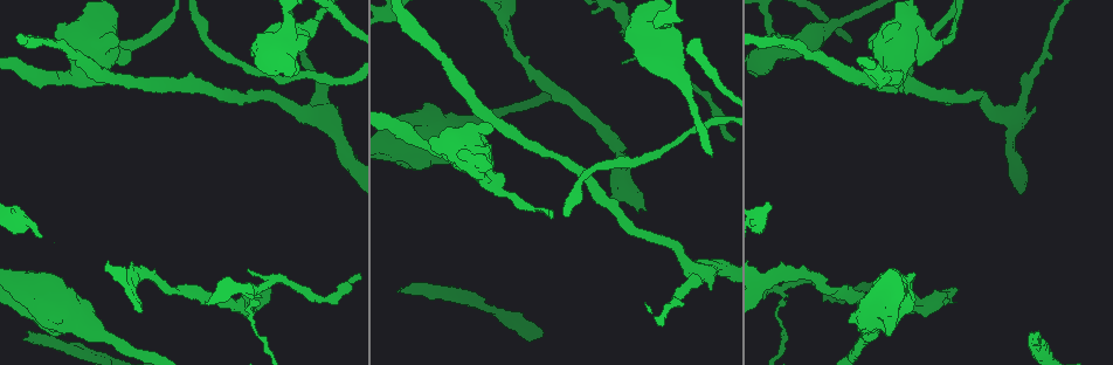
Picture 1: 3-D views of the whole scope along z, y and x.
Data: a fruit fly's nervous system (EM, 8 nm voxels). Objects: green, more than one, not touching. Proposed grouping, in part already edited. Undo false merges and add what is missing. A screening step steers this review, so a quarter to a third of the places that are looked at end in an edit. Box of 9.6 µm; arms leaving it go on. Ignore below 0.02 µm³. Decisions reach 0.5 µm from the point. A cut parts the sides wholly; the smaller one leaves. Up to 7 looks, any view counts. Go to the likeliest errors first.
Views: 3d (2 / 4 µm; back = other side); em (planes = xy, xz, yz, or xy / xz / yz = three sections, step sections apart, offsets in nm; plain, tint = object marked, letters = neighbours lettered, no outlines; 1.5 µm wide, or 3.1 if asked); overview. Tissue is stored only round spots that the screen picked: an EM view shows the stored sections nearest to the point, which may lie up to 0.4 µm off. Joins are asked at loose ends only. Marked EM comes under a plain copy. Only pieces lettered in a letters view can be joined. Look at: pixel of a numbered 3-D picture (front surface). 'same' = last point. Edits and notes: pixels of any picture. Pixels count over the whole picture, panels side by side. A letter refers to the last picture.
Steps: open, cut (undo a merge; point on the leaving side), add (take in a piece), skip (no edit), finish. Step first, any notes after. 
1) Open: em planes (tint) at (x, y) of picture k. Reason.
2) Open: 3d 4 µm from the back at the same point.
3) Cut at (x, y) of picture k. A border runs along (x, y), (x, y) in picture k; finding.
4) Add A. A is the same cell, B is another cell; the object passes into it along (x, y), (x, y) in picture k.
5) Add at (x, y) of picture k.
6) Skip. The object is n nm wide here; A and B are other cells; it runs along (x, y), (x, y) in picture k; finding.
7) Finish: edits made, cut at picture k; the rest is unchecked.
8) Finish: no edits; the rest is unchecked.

Open: em xy step 8 (letters) at (1037, 333) of picture 1. Free end.

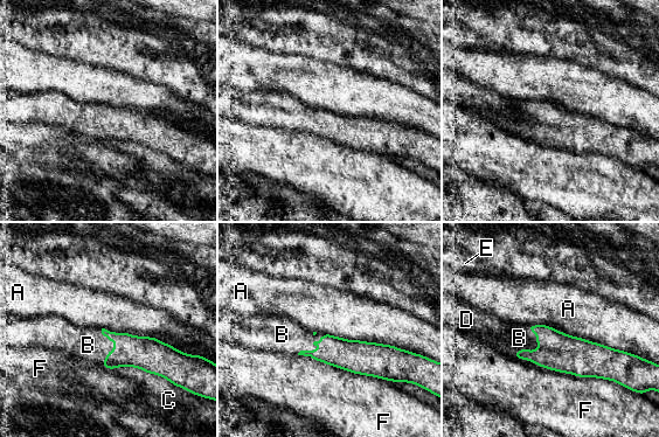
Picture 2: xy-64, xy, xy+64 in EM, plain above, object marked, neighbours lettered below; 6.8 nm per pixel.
Open: em planes (letters) at the same point. Cut it another way.

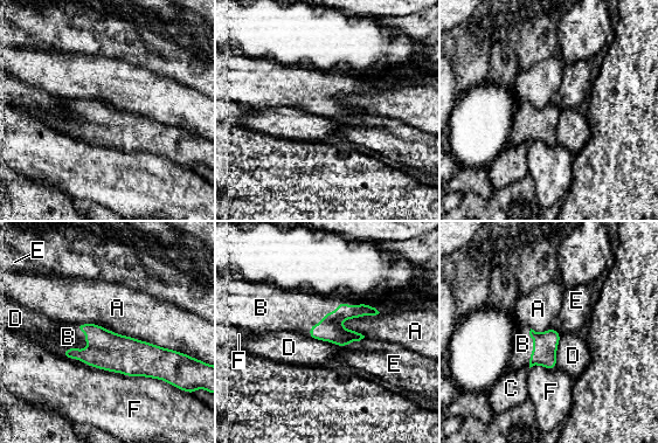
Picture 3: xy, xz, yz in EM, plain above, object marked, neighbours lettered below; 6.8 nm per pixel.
Add B. The object is 160 nm wide here; B is the same cell, A, C, D, E and F are other cells; it goes on there.

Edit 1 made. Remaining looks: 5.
Open: 3d 4 µm at (255, 290) of picture 1. Side arm on a straight run.

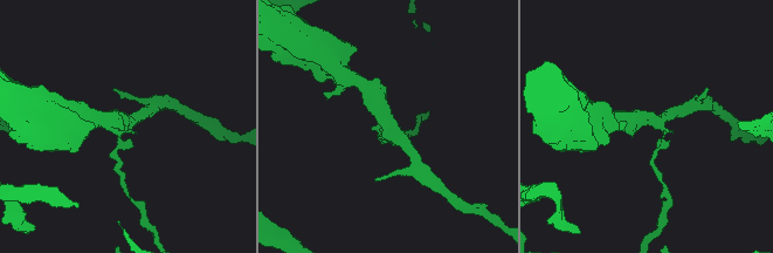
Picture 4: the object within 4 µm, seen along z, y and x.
Open: em yz step 4 (letters) at (132, 124) of picture 4. 3 arms meet here; need the tissue.

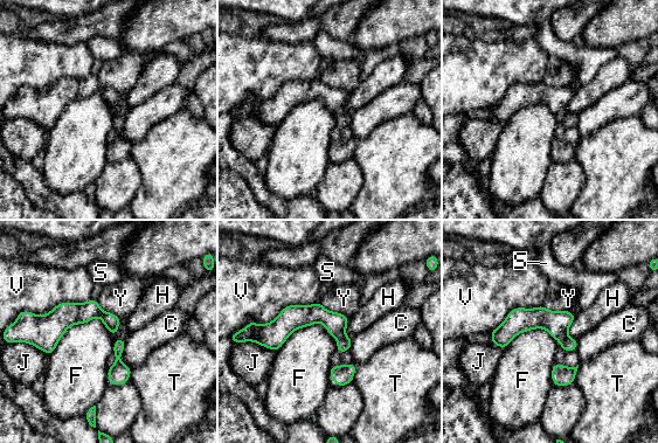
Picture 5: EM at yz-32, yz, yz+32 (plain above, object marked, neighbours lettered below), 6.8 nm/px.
Cut at (336, 324) of picture 5. C, F, H, J, S, T, V and Y are other cells; a border runs along (344, 334), (338, 339) in picture 5; a second cell is stuck on.

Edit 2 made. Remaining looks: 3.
Open: overview. Redraw.

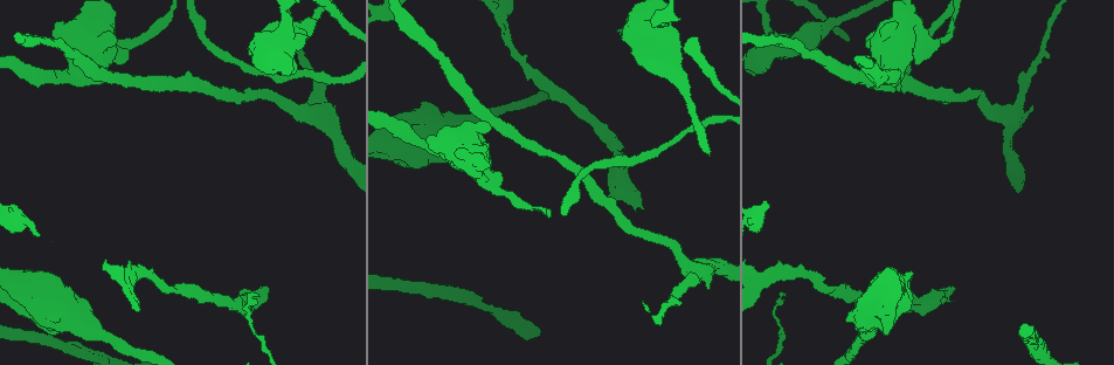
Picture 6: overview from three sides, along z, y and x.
Open: 3d 2 µm at (52, 33) of picture 6. Thick end.

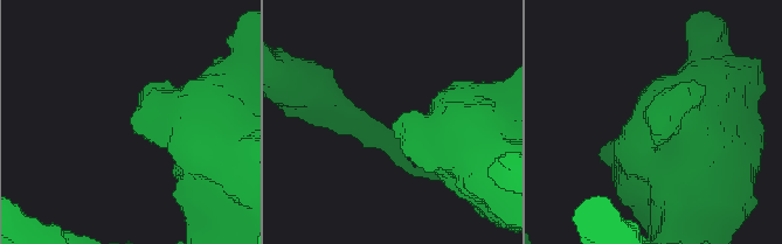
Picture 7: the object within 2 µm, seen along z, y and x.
Open: em planes (letters) at (134, 127) of picture 7. Shape alone is not enough.

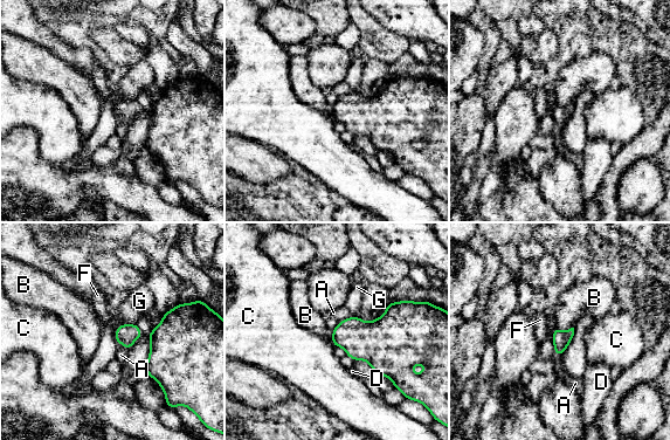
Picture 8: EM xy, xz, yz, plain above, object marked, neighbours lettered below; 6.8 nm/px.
Skip. A, B, C, D, F and G are other cells; a border runs along (331, 342), (333, 346) in picture 8; no lettered piece goes on from it.

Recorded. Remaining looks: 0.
Finish: edits made, add at picture 3, cut at picture 5; the rest is unchecked.

